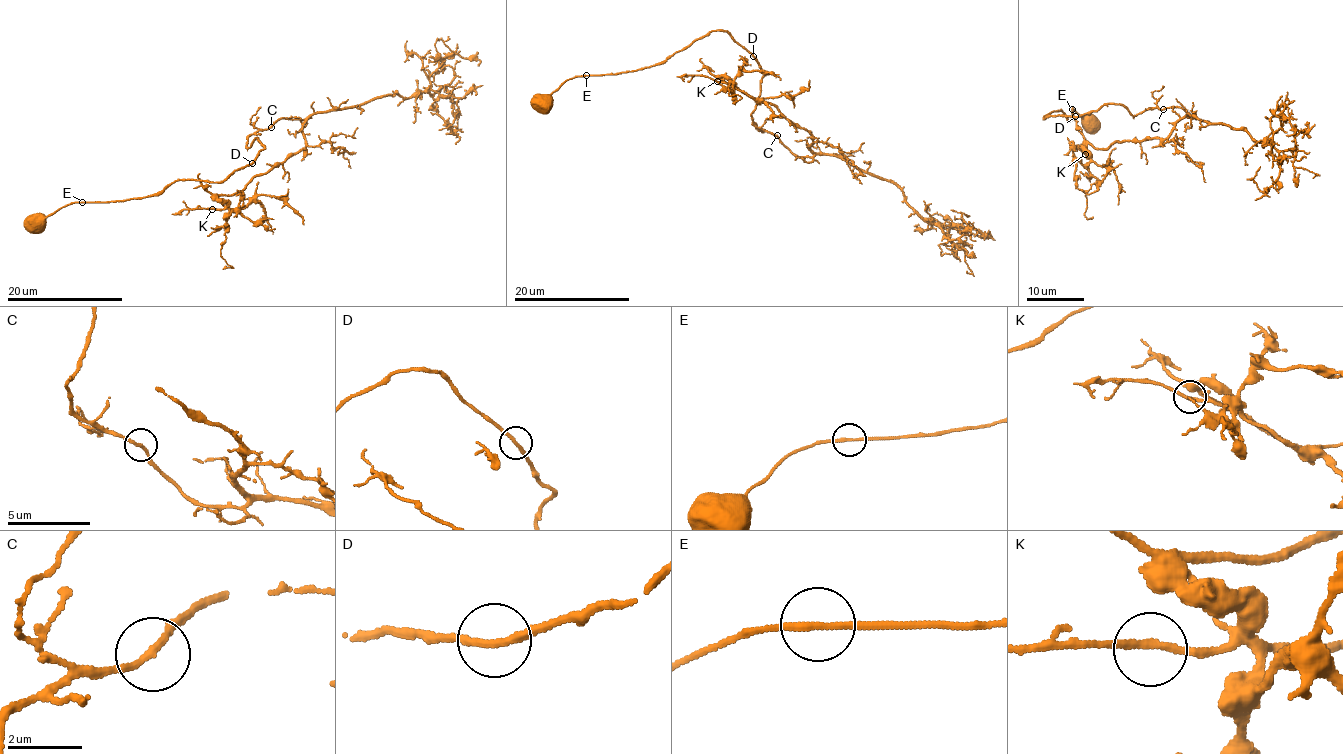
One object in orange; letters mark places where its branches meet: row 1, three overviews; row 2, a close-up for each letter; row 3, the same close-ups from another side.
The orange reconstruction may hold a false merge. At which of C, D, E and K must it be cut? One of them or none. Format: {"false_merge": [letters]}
{"false_merge": []}

